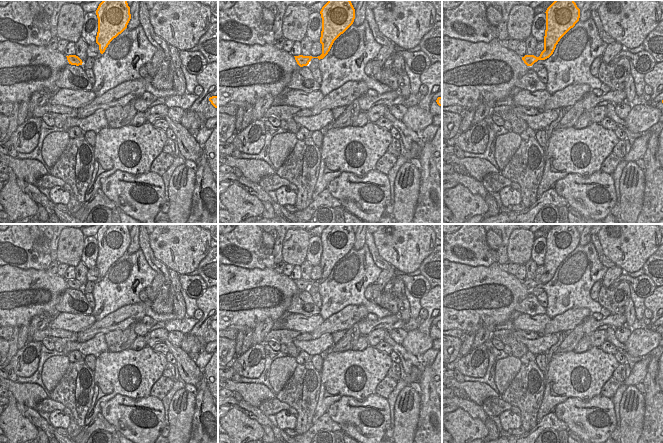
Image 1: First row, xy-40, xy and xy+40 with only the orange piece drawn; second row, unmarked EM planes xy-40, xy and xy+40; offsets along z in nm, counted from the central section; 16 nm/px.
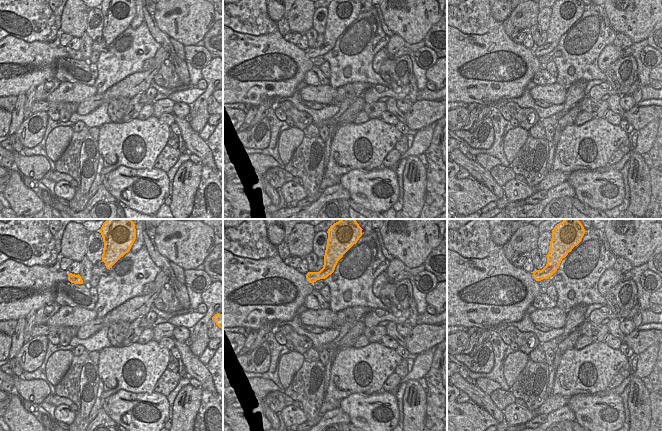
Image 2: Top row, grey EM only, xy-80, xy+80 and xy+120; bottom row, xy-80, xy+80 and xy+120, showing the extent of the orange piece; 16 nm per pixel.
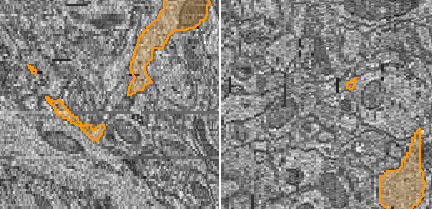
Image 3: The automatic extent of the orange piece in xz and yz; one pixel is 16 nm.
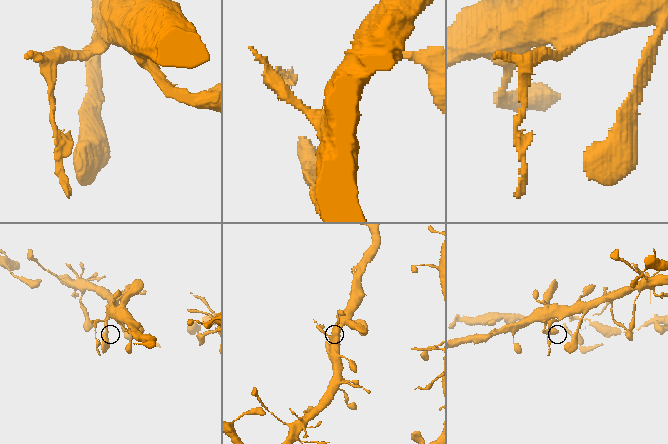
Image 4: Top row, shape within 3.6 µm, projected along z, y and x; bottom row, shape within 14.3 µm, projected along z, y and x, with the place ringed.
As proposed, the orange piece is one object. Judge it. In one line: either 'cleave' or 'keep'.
cleave

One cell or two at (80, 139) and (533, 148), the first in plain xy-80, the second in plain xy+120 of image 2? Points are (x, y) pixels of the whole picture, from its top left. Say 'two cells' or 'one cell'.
one cell

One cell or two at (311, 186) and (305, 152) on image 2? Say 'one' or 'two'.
one

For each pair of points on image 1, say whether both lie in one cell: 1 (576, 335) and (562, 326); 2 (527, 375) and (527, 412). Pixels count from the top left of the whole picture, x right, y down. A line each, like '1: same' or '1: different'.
1: different
2: same

